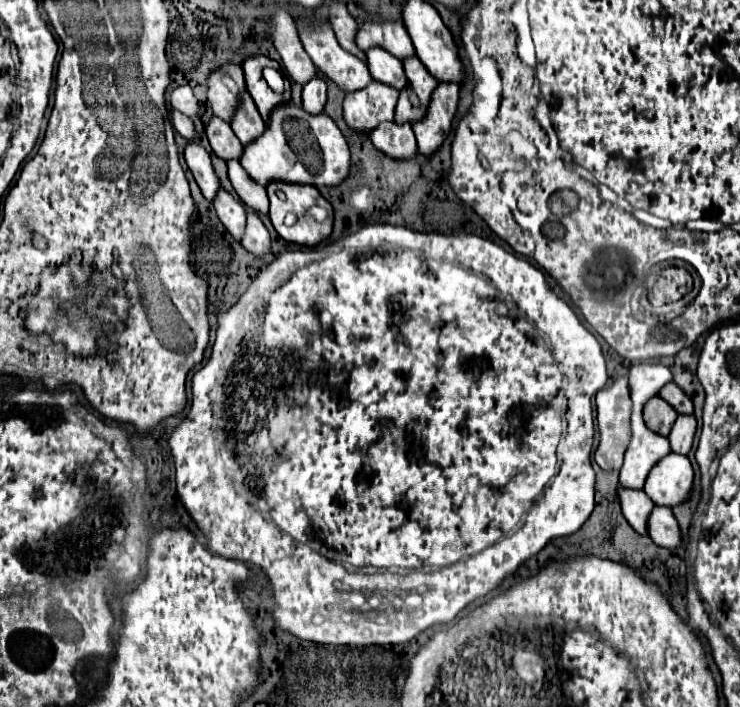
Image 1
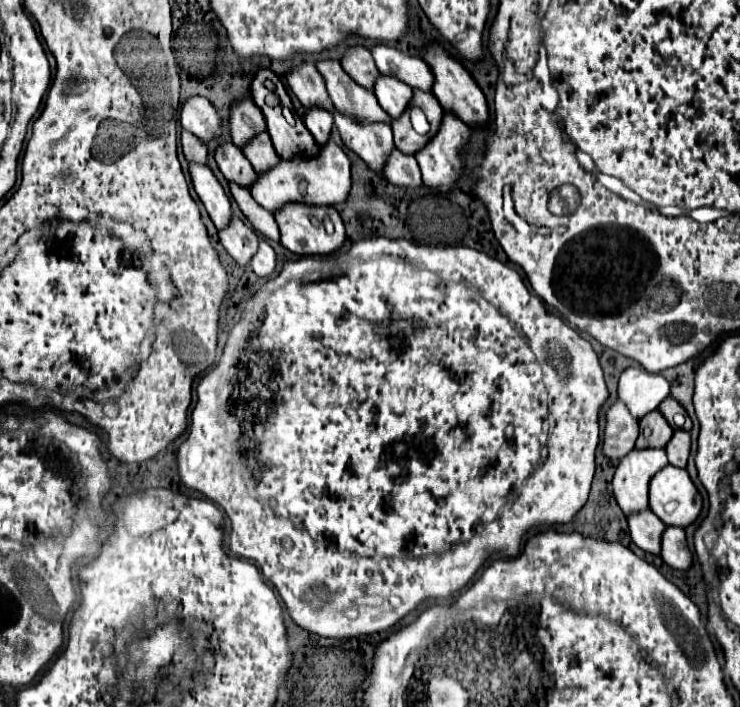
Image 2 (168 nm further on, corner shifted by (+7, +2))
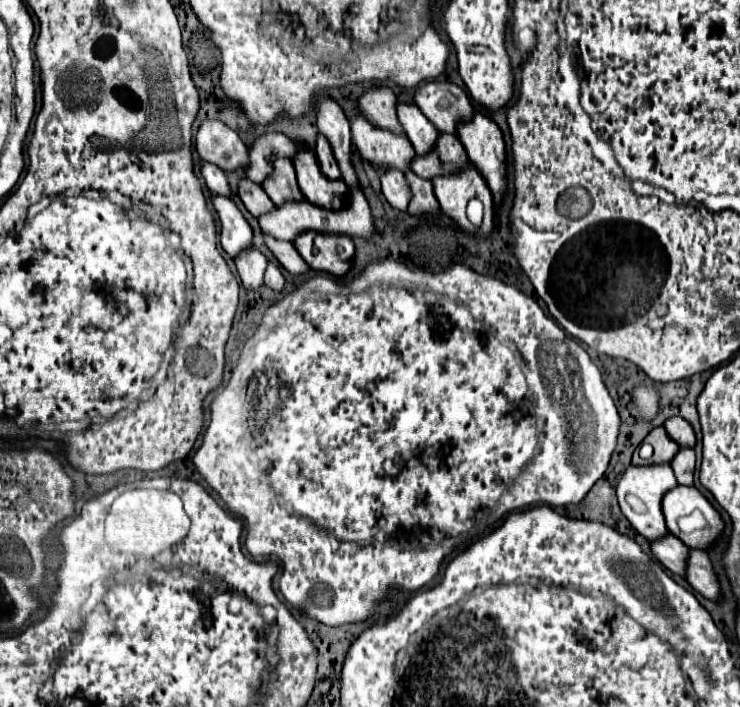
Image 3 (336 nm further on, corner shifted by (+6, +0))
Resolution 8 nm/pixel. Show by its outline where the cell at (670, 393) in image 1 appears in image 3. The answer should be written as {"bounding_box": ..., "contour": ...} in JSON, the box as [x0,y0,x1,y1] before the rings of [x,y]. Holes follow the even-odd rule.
{"bounding_box":[664,417,696,447],"contour":[[[670,417],[670,419],[666,419],[664,429],[668,431],[668,435],[670,435],[680,447],[694,447],[694,443],[696,443],[694,429],[692,429],[692,425],[690,425],[684,417]]]}

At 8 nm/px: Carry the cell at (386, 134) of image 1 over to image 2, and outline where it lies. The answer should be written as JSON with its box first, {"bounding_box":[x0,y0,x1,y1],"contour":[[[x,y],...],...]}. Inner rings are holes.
{"bounding_box":[385,149,423,189],"contour":[[[393,149],[391,157],[389,157],[387,165],[385,165],[385,175],[387,175],[389,183],[393,183],[397,187],[419,189],[423,185],[417,161],[411,155],[403,155],[397,149]]]}

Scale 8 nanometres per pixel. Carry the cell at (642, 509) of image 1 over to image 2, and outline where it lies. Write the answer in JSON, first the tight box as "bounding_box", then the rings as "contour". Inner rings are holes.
{"bounding_box":[629,511,665,555],"contour":[[[641,511],[631,515],[629,519],[629,531],[635,541],[635,545],[651,555],[661,555],[661,535],[665,531],[665,523],[653,515],[653,511]]]}

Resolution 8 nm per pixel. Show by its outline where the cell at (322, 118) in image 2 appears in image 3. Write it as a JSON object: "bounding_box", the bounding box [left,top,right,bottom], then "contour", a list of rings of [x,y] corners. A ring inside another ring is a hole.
{"bounding_box":[316,133,340,179],"contour":[[[318,133],[318,139],[316,139],[316,157],[318,157],[318,163],[322,167],[322,173],[330,179],[340,179],[340,169],[338,169],[338,163],[336,163],[336,157],[330,149],[330,143],[326,141],[326,137],[322,137],[322,133]]]}

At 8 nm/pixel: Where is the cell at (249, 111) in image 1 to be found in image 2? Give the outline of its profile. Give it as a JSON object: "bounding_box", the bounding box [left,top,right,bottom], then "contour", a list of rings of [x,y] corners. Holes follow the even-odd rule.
{"bounding_box":[243,133,279,175],"contour":[[[259,133],[247,147],[243,147],[243,153],[259,175],[275,167],[279,161],[279,155],[275,153],[275,147],[267,133]]]}

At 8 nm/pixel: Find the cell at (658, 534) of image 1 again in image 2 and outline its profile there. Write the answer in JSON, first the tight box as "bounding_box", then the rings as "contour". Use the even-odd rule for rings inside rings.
{"bounding_box":[663,527,693,571],"contour":[[[667,527],[663,535],[663,561],[679,571],[689,571],[693,565],[693,555],[687,545],[685,531],[681,527]]]}

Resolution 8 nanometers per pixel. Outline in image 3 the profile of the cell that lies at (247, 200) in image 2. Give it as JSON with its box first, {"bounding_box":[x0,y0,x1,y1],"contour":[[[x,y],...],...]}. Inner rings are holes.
{"bounding_box":[264,233,308,275],"contour":[[[264,233],[264,241],[268,249],[274,253],[274,257],[282,263],[282,267],[286,267],[292,275],[308,271],[308,265],[302,261],[302,257],[298,255],[298,251],[294,249],[290,241],[278,241],[276,237],[270,237],[268,233]]]}

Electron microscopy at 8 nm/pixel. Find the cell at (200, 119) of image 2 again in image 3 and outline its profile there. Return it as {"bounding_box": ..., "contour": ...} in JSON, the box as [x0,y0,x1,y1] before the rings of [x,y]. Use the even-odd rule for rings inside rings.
{"bounding_box":[196,119,248,169],"contour":[[[204,119],[196,133],[196,151],[202,159],[218,165],[220,169],[238,169],[248,163],[248,147],[240,141],[238,133],[218,119]]]}

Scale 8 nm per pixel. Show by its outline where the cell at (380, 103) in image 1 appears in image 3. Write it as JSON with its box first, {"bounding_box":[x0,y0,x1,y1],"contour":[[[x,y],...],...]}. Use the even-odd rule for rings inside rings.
{"bounding_box":[376,167,410,211],"contour":[[[376,167],[380,181],[382,181],[382,193],[386,197],[386,201],[398,209],[398,211],[406,211],[408,201],[410,201],[410,189],[406,185],[404,173],[398,169],[382,169]]]}

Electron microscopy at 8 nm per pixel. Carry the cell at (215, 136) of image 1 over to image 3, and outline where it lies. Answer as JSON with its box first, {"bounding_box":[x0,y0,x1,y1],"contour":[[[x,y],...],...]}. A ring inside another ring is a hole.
{"bounding_box":[238,177,274,217],"contour":[[[242,177],[238,181],[238,195],[240,195],[242,203],[246,205],[246,209],[252,215],[256,215],[256,217],[262,215],[262,213],[266,213],[266,211],[270,211],[270,209],[274,209],[274,203],[264,193],[264,189],[258,183],[250,181],[248,177]]]}

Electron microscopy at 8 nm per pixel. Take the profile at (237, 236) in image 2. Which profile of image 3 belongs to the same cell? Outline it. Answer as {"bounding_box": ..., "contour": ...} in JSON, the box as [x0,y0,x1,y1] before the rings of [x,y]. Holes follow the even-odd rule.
{"bounding_box":[234,247,268,289],"contour":[[[250,247],[250,249],[246,249],[246,253],[242,253],[242,257],[234,257],[234,263],[236,263],[238,275],[244,283],[244,287],[260,289],[268,259],[256,247]]]}

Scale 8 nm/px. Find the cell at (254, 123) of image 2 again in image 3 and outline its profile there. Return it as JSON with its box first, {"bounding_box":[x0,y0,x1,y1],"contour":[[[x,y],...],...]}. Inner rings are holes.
{"bounding_box":[244,131,296,183],"contour":[[[268,131],[254,139],[250,151],[250,165],[246,165],[244,173],[254,183],[262,183],[272,171],[272,161],[276,157],[292,157],[296,153],[296,143],[290,141],[284,133]]]}

